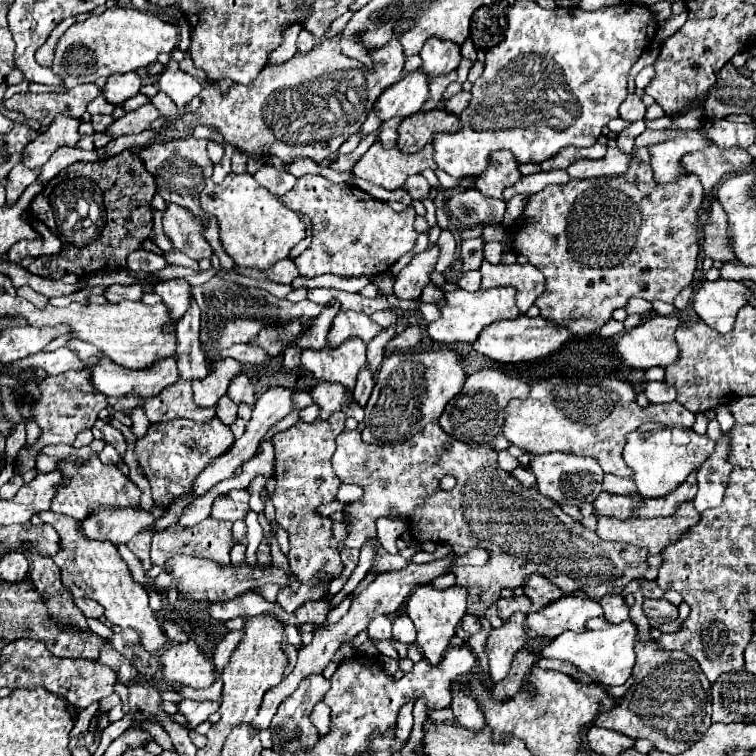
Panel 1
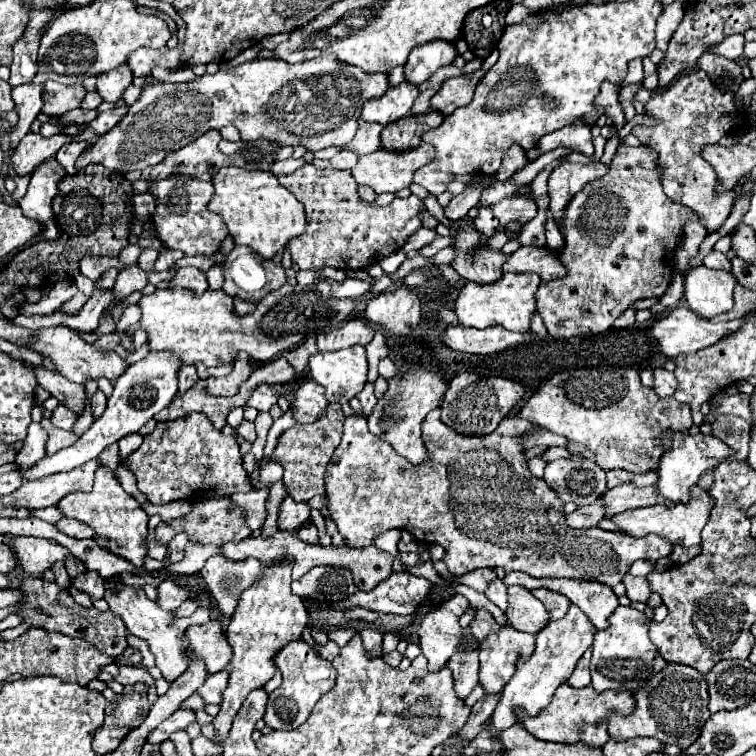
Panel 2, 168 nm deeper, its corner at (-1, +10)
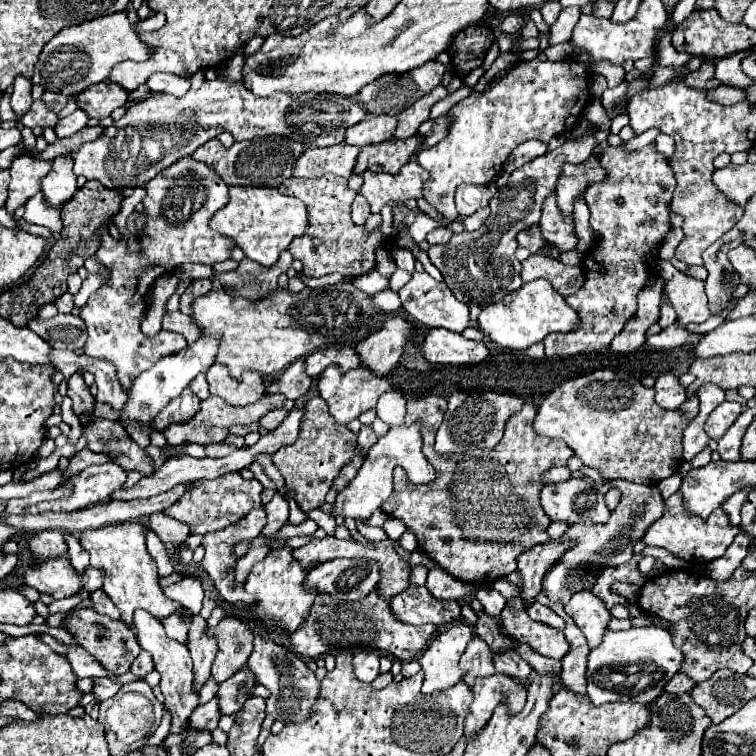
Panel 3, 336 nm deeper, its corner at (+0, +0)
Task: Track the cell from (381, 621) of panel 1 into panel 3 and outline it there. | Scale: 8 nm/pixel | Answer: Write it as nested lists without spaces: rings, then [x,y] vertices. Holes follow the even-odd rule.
[[[358,650],[354,654],[354,674],[362,682],[372,682],[378,676],[378,654],[372,650]]]

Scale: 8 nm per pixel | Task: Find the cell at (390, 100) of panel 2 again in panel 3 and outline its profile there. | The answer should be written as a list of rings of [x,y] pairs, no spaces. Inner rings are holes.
[[[372,114],[366,120],[358,122],[356,126],[346,130],[344,144],[354,144],[354,146],[368,146],[368,144],[378,144],[394,138],[398,118],[390,114]]]

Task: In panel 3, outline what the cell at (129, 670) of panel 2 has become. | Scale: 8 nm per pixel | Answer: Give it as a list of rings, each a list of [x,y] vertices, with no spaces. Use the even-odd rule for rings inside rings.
[[[96,678],[92,692],[96,694],[96,700],[106,700],[112,698],[118,690],[120,690],[120,682],[114,682],[112,678]]]

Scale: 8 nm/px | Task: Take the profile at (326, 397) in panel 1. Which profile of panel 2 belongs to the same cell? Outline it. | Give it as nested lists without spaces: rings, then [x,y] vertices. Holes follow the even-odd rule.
[[[305,380],[293,392],[293,404],[289,408],[291,408],[297,424],[309,424],[325,412],[327,404],[329,402],[325,398],[323,386],[319,386],[315,380]]]

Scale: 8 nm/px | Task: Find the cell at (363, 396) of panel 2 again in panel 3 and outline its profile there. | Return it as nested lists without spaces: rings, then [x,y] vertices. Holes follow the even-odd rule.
[[[362,426],[362,430],[358,432],[358,444],[362,446],[362,450],[364,450],[364,454],[368,452],[368,448],[376,442],[378,438],[376,438],[376,434],[374,434],[374,430],[372,430],[372,426]]]

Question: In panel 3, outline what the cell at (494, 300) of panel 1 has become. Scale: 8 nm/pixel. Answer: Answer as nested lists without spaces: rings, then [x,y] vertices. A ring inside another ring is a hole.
[[[546,280],[524,282],[518,290],[506,294],[502,300],[492,302],[482,308],[478,316],[478,328],[490,336],[490,340],[502,348],[510,350],[528,350],[532,344],[542,342],[550,332],[572,330],[578,316],[566,304],[566,300],[550,286]]]

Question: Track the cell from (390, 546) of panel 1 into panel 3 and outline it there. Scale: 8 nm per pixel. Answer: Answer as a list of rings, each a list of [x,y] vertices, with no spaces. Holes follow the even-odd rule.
[[[484,588],[484,590],[476,592],[476,600],[482,604],[484,612],[490,614],[490,616],[494,616],[494,618],[500,616],[500,612],[502,612],[502,608],[506,604],[506,598],[500,596],[494,588]]]

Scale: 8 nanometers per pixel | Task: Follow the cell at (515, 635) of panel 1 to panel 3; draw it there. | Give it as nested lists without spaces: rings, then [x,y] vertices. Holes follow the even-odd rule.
[[[508,674],[478,678],[472,694],[474,702],[470,704],[470,712],[464,722],[464,734],[468,740],[490,720],[496,704],[506,702],[510,706],[510,712],[516,714],[526,702],[526,688]]]

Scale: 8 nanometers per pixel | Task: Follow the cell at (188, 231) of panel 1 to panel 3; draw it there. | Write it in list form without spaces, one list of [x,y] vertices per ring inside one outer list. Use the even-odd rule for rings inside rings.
[[[190,156],[180,158],[178,162],[174,162],[174,166],[162,170],[154,180],[146,182],[144,188],[146,198],[142,200],[142,204],[146,214],[146,228],[140,238],[140,252],[126,256],[122,240],[118,246],[100,246],[94,258],[110,268],[106,272],[110,282],[98,288],[90,296],[88,304],[80,310],[88,332],[84,354],[114,362],[118,380],[124,390],[126,386],[130,386],[130,378],[134,378],[134,374],[140,374],[142,370],[154,366],[158,358],[186,348],[186,340],[182,334],[158,332],[154,338],[146,338],[140,332],[140,322],[146,316],[146,290],[158,276],[170,274],[184,262],[224,262],[230,258],[230,252],[236,246],[232,238],[226,238],[208,228],[208,220],[214,216],[214,212],[228,202],[228,186],[220,178],[216,178],[216,174],[210,174],[208,166],[194,162]]]

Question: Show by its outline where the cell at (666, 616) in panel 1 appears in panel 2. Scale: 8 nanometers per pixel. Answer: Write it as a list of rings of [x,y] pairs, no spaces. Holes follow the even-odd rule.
[[[627,574],[627,576],[623,576],[621,582],[625,584],[627,598],[629,598],[631,602],[643,602],[643,604],[647,602],[651,590],[649,590],[649,584],[647,584],[645,578],[639,578],[639,576],[631,576],[631,574]]]

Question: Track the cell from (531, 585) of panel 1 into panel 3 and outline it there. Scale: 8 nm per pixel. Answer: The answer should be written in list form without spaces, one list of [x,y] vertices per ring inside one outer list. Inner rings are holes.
[[[534,602],[530,608],[528,608],[528,616],[530,618],[534,618],[534,620],[538,620],[538,622],[544,622],[544,624],[548,624],[548,626],[552,626],[552,628],[558,628],[558,630],[564,630],[564,620],[556,614],[556,612],[552,612],[550,608],[546,608],[546,606],[542,606],[542,604],[538,604],[538,602]]]

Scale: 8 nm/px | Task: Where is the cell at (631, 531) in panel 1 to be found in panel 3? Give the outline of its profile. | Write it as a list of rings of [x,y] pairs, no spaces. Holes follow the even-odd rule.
[[[676,492],[670,498],[666,498],[666,514],[648,526],[648,530],[642,536],[642,542],[646,546],[664,548],[670,554],[674,554],[686,562],[702,564],[702,562],[720,558],[726,552],[726,548],[732,544],[732,540],[738,532],[740,532],[738,526],[734,526],[734,528],[728,526],[728,518],[722,508],[716,508],[708,518],[698,518],[696,514],[686,514],[686,510],[682,506],[682,498]]]

